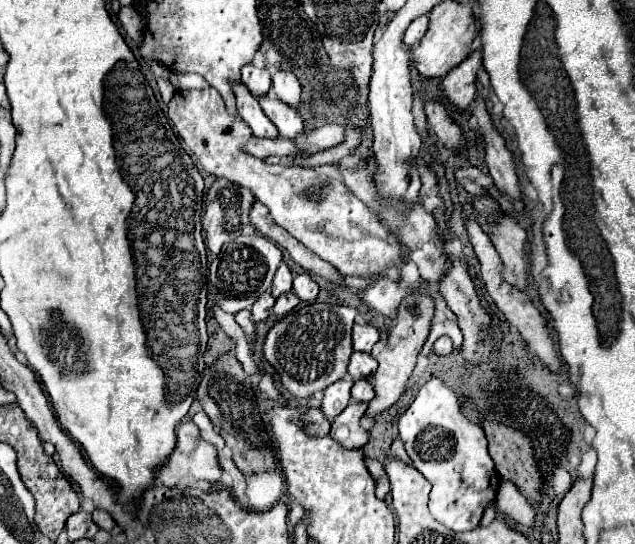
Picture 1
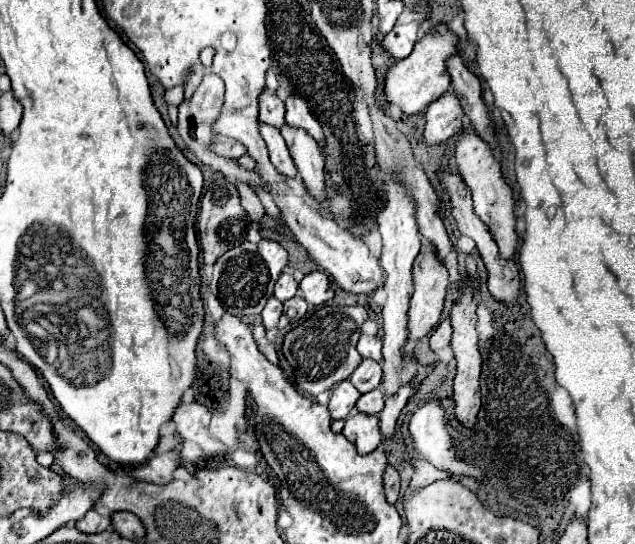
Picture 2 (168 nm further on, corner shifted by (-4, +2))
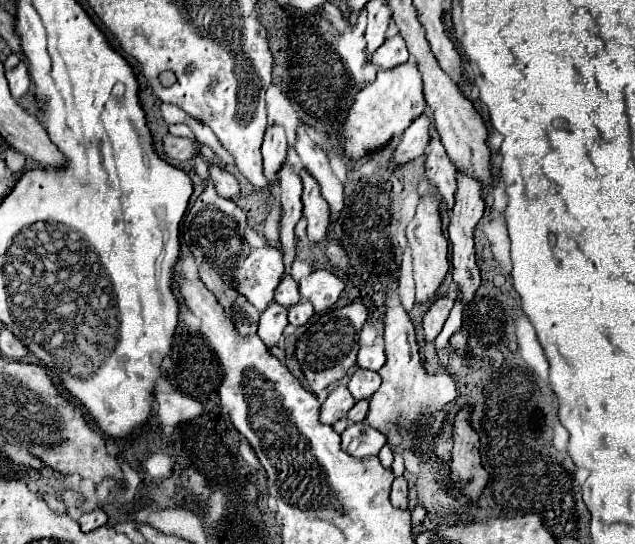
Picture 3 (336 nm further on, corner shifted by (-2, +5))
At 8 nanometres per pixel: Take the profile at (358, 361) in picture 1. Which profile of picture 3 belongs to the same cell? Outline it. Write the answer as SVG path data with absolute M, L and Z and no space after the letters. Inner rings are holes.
M358 367L356 373L350 377L348 389L354 395L354 399L360 401L360 399L370 399L376 393L376 389L380 387L380 383L382 383L382 379L380 379L378 371Z

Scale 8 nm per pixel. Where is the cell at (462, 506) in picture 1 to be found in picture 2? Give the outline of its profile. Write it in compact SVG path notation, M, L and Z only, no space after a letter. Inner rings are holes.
M436 398L430 400L426 406L418 408L410 420L410 434L414 438L414 446L416 446L416 452L422 454L424 458L428 458L428 462L432 462L436 468L440 470L448 470L450 474L464 474L464 476L472 476L476 478L478 482L482 482L486 476L484 476L484 470L476 464L476 462L470 462L470 460L460 460L456 456L456 442L452 440L452 432L446 428L446 422L444 422L444 410L442 410L442 402L438 402Z

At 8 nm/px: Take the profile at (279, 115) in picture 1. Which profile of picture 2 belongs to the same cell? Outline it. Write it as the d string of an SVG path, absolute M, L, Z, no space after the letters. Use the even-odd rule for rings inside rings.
M284 124L280 134L288 144L294 164L304 180L304 186L308 188L310 196L318 204L322 204L326 200L326 184L324 184L324 154L320 146L308 134L290 128L288 124Z

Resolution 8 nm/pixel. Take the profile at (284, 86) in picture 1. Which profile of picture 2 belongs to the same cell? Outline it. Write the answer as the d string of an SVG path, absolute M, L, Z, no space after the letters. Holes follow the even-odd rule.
M298 94L288 96L286 100L286 122L294 128L304 130L308 136L312 136L320 146L324 146L324 132L318 120L310 114L306 100L302 100Z

